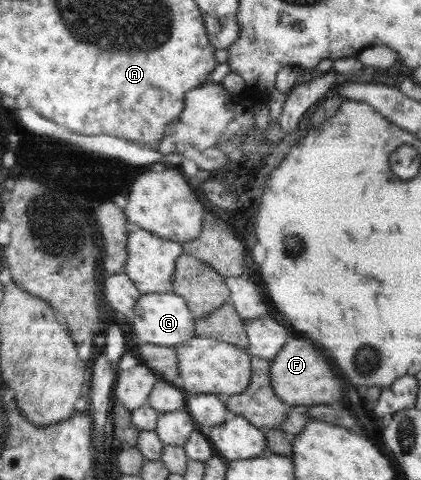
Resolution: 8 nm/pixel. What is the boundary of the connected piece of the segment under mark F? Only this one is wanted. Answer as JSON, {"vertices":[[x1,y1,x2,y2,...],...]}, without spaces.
{"vertices":[[289,338,270,361,270,380,279,399,292,407,327,405,343,397,343,385,327,363,327,356,307,341,293,341]]}

